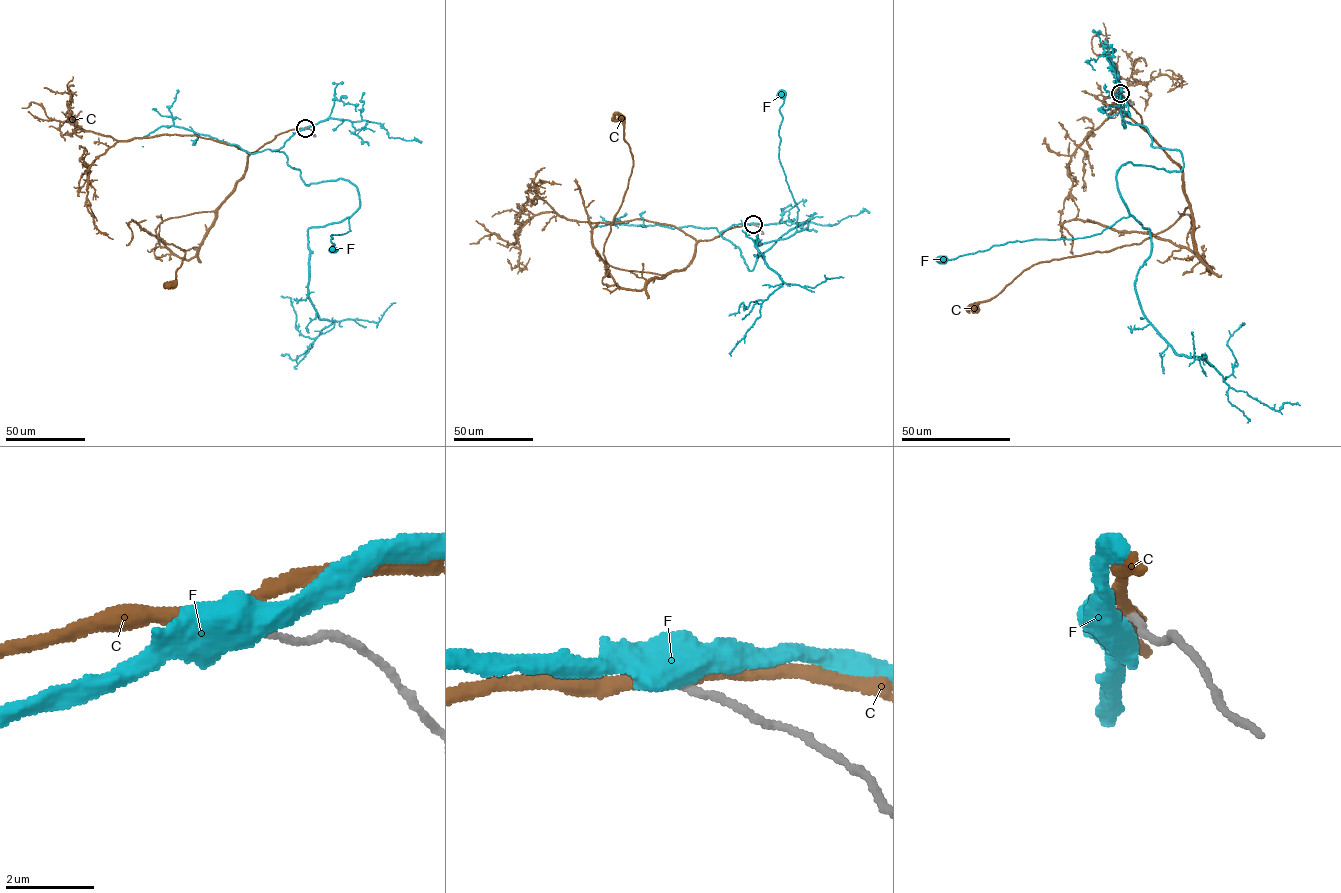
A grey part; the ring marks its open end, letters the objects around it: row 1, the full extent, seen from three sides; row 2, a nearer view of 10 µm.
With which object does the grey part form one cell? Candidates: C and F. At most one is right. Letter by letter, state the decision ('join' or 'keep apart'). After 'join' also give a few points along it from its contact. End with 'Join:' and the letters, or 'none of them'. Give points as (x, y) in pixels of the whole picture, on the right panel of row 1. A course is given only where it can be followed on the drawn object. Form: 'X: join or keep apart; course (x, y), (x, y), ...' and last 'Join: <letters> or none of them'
C: keep apart
F: join; course (1120, 93), (1121, 116), (1153, 147), (1178, 150), (1180, 171), (1120, 167), (1129, 216), (1100, 233), (941, 260)
Join: F

